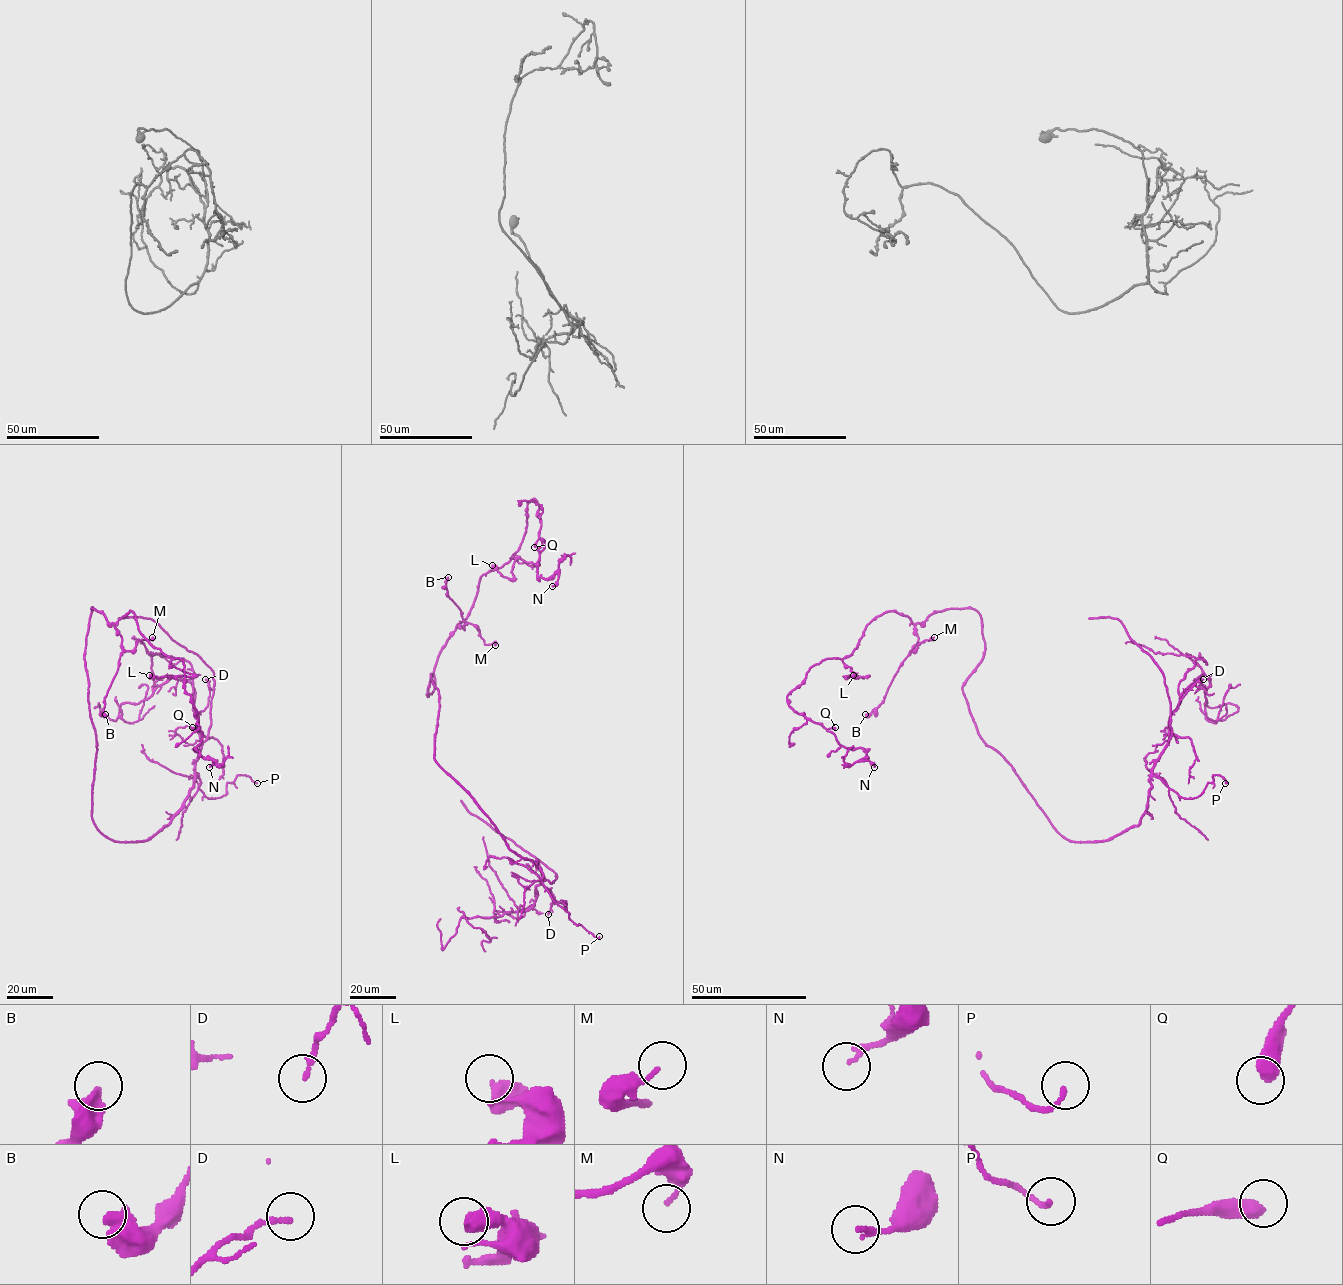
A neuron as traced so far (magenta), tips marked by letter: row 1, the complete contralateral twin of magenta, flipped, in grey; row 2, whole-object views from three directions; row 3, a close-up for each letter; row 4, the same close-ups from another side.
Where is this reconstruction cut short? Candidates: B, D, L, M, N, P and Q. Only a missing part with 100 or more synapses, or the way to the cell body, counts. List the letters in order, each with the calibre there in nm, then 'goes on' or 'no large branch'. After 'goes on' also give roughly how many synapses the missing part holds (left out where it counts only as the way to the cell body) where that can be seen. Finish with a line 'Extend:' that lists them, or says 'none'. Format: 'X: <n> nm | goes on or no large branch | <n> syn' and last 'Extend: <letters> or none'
B: 600 nm | no large branch
D: 190 nm | no large branch
L: 550 nm | no large branch
M: 130 nm | no large branch
N: 180 nm | no large branch
P: 140 nm | no large branch
Q: 500 nm | no large branch
Extend: none

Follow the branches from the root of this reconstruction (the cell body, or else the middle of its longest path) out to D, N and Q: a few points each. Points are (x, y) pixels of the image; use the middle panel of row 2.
D: (438, 691), (434, 759), (470, 796), (510, 850), (538, 861), (543, 877), (541, 882), (552, 895), (548, 914)
N: (438, 691), (439, 651), (533, 498), (552, 586)
Q: (438, 691), (431, 673), (427, 695), (439, 651), (480, 577), (518, 549), (533, 498), (534, 547)

